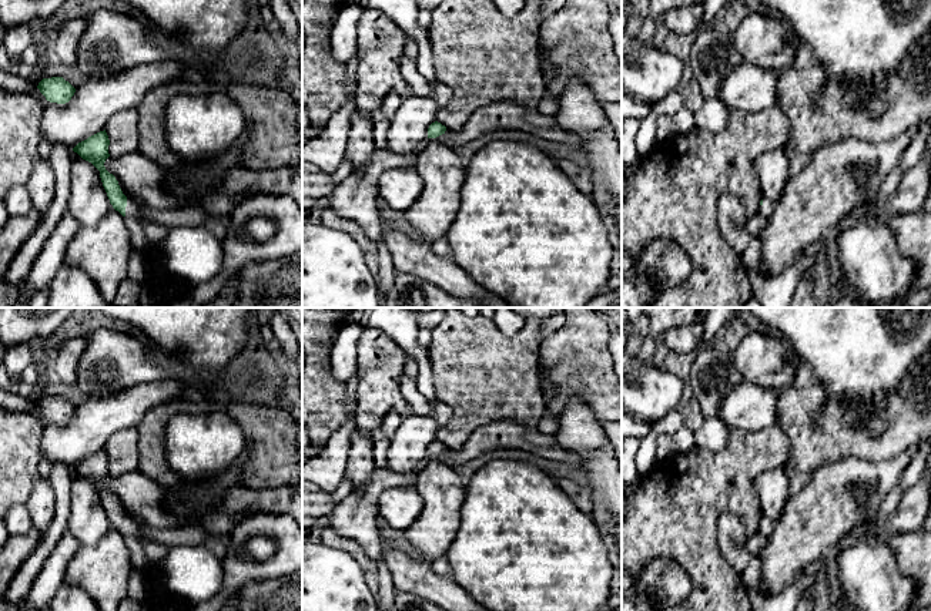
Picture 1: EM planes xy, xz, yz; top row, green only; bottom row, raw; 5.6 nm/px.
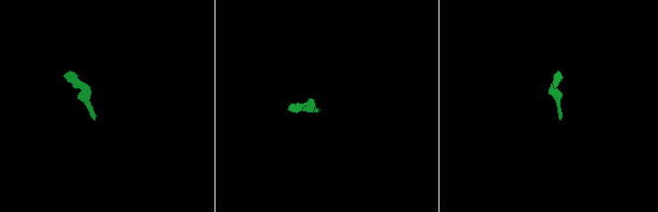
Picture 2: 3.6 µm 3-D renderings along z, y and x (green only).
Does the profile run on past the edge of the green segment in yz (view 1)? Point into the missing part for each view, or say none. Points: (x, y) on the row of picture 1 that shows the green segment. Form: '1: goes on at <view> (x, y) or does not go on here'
1: goes on at yz (766, 210)

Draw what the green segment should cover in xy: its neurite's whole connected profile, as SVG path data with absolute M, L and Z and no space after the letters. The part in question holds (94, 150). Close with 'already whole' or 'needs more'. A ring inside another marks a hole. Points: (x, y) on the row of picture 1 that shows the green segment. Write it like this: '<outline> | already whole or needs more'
M104 130L78 142L73 151L77 152L83 160L91 162L100 171L100 178L110 204L123 216L137 218L138 221L147 219L167 228L204 226L204 224L212 218L200 207L155 209L125 197L115 177L104 167L106 160L110 157L108 145L110 140Z | needs more

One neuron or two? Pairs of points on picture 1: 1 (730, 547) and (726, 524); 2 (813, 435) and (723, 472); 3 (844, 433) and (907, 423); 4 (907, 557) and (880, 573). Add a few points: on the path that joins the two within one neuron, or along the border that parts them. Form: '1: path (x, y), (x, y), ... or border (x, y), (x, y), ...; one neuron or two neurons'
1: path (730, 541), (730, 530); one neuron
2: border (777, 425), (787, 439), (787, 462); two neurons
3: path (860, 442), (888, 442), (891, 439); one neuron
4: border (887, 540), (897, 566), (916, 581); two neurons

